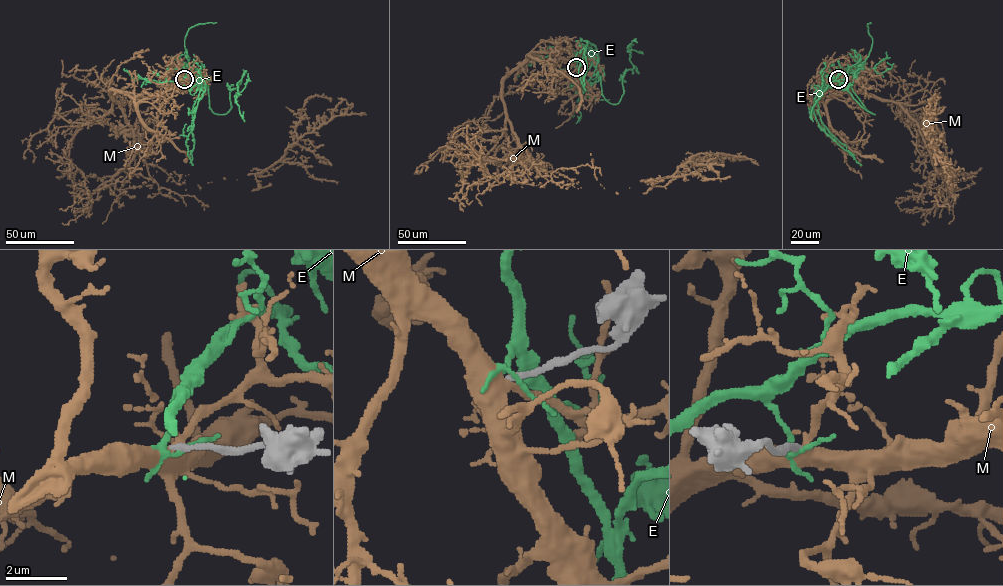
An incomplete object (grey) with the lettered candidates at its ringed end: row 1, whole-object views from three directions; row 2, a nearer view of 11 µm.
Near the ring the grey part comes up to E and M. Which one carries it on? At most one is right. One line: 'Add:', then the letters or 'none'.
Add: none

